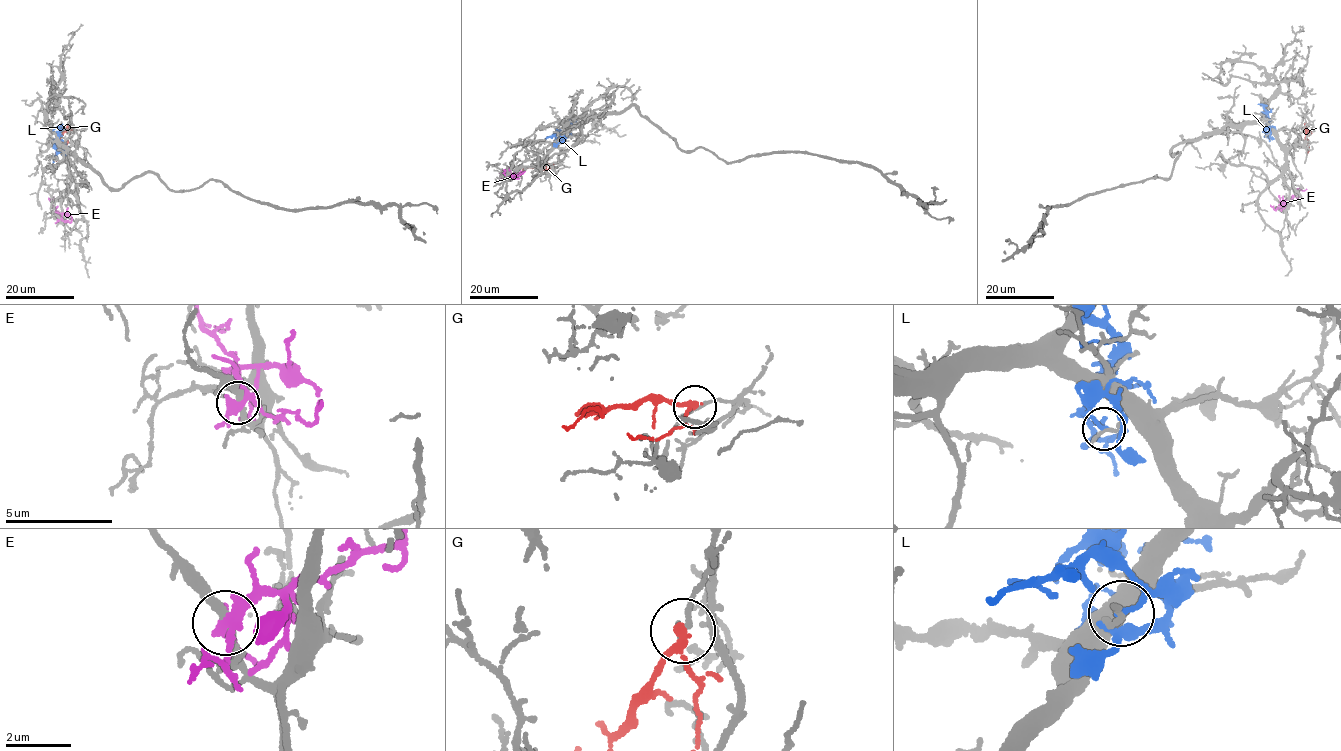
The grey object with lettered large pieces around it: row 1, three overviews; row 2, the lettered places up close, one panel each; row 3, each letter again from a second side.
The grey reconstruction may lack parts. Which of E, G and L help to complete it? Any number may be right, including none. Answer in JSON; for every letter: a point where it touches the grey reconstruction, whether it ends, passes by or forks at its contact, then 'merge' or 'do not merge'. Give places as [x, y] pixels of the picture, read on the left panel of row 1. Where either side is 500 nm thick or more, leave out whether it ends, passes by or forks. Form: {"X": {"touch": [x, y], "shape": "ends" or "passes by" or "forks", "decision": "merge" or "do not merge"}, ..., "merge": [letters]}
{"E": {"touch": [59, 219], "shape": "forks", "decision": "do not merge"}, "G": {"touch": [68, 125], "shape": "passes by", "decision": "do not merge"}, "L": {"touch": [62, 152], "shape": "passes by", "decision": "do not merge"}, "merge": []}

